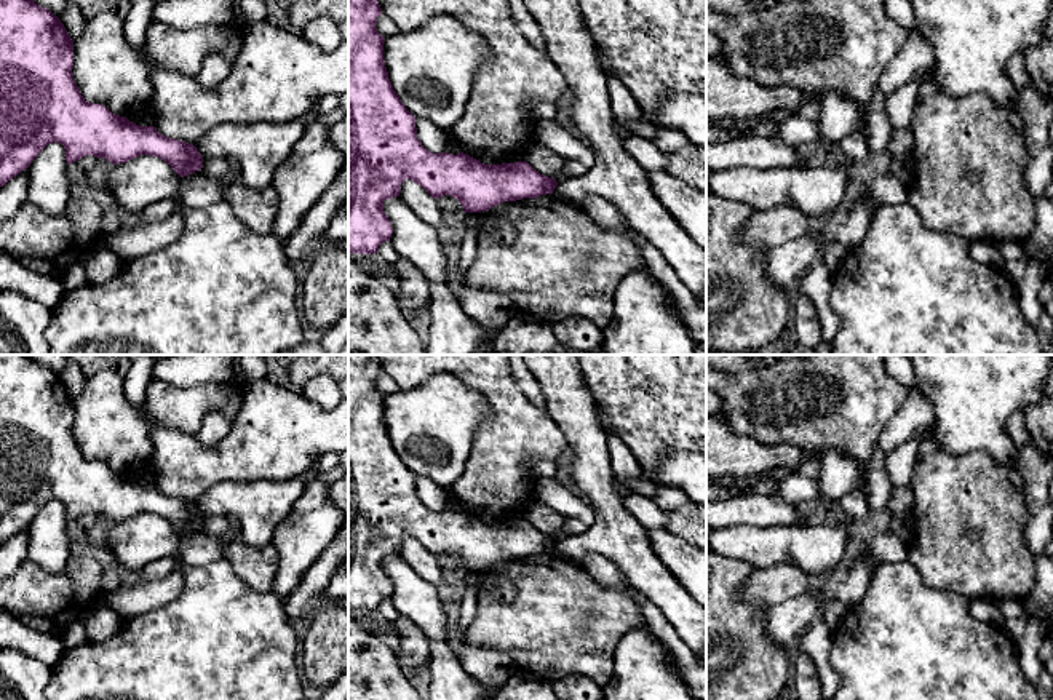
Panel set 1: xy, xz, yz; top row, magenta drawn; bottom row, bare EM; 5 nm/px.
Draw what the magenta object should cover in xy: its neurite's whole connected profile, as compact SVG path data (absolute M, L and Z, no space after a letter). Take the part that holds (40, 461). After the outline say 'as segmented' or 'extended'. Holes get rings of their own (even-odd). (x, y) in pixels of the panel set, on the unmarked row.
M0 355L0 545L27 527L53 500L64 503L67 523L86 513L113 523L152 513L169 521L181 535L203 526L203 515L193 502L166 495L155 484L139 484L102 462L88 460L72 427L74 398L61 377L29 355Z; as segmented

